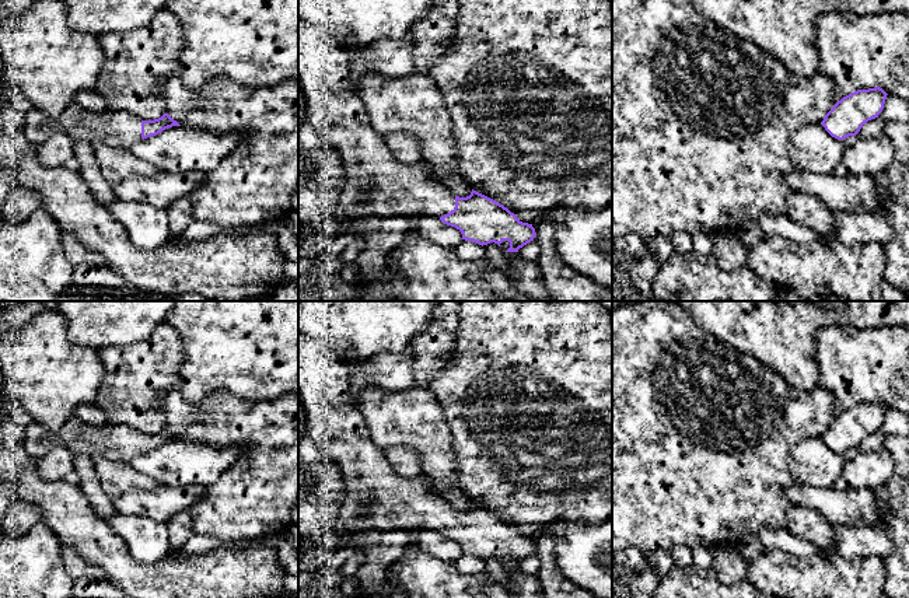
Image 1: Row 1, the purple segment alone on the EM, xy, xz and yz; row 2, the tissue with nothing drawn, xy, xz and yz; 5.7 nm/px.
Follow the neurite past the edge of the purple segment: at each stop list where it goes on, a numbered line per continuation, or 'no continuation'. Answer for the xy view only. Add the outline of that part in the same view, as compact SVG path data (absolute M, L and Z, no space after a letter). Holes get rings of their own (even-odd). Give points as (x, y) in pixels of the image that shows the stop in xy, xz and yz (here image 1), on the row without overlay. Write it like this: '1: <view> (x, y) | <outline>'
1: xy (119, 443) | M71 417L57 433L49 431L38 422L25 429L25 450L39 459L56 447L63 447L77 455L104 457L130 462L141 452L141 433L127 426L94 426Z

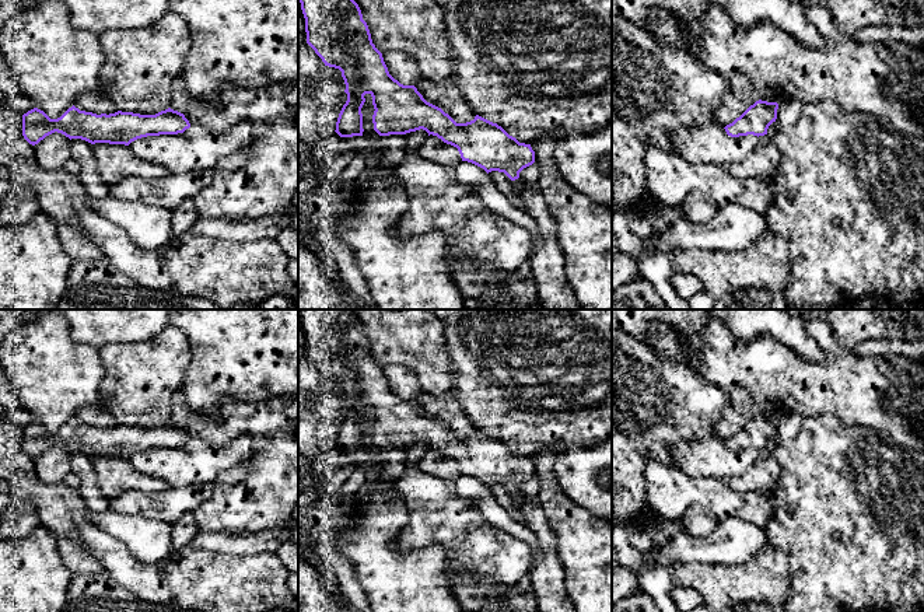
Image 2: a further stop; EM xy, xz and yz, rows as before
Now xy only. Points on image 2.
no continuation

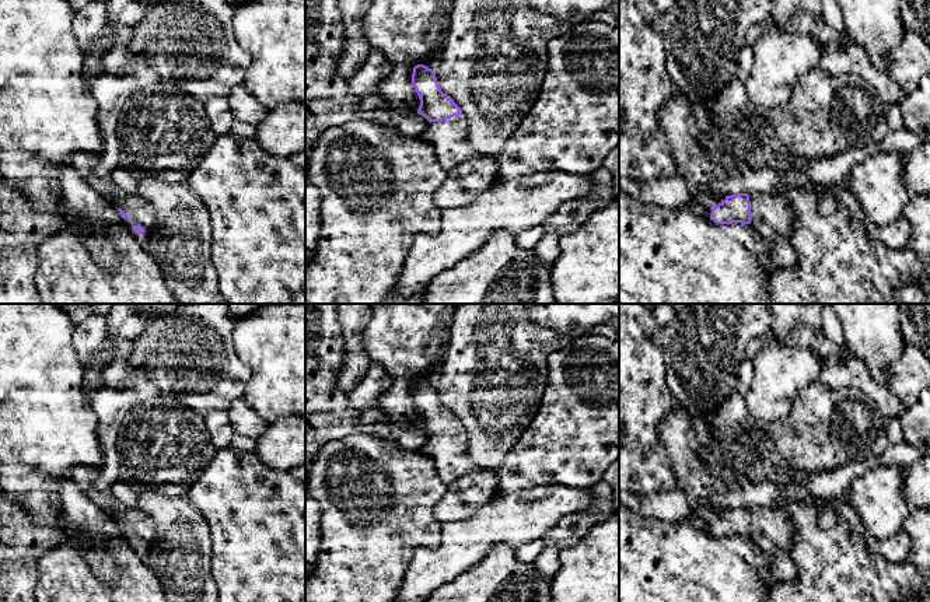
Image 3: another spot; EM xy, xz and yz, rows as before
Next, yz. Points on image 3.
1: yz (775, 524) | M752 505L748 508L754 531L769 538L782 552L794 540L794 525L784 508Z

